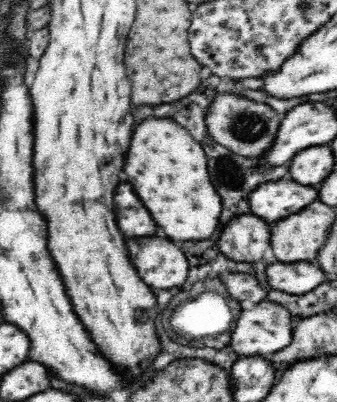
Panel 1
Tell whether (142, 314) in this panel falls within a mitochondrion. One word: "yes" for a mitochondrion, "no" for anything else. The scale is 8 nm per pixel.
no

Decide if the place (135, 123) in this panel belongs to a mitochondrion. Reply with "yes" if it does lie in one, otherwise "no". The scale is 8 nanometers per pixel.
no

